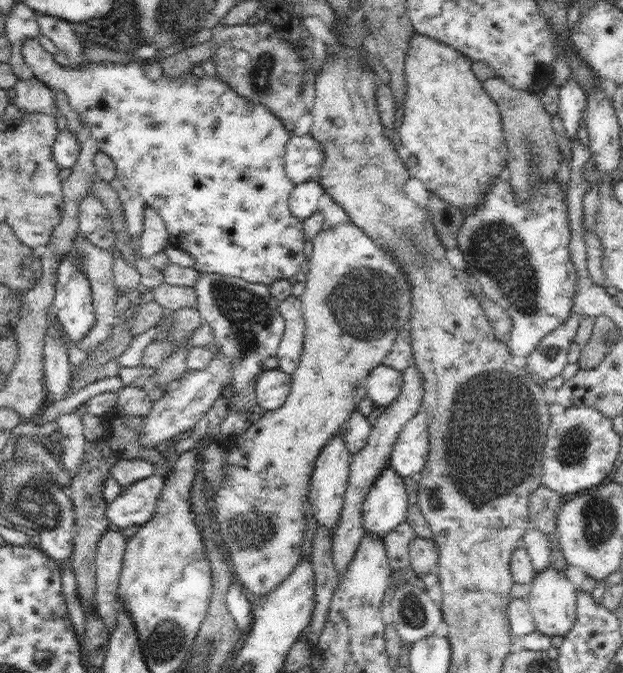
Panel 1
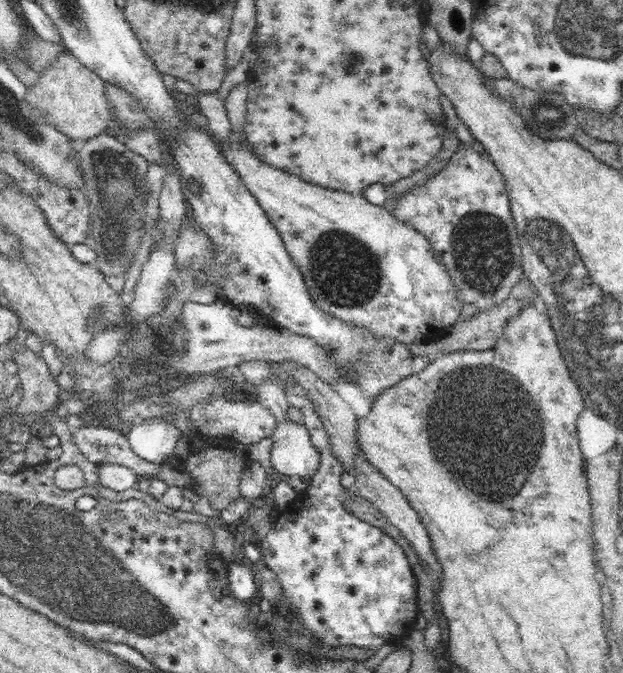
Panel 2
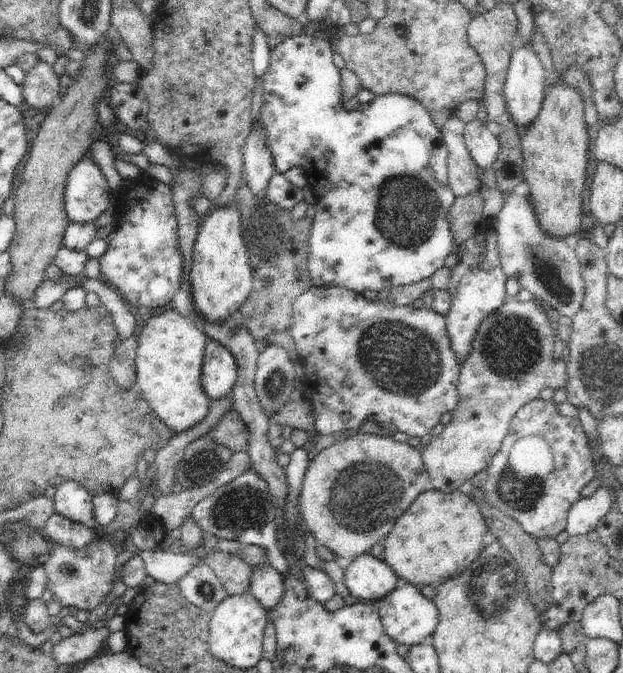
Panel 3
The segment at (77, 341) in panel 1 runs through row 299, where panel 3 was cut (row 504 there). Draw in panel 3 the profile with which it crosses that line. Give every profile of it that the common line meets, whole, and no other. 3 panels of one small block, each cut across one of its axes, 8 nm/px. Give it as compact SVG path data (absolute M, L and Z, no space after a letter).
M65 482L57 488L55 496L55 508L57 514L81 522L87 526L93 526L93 496L77 482Z

